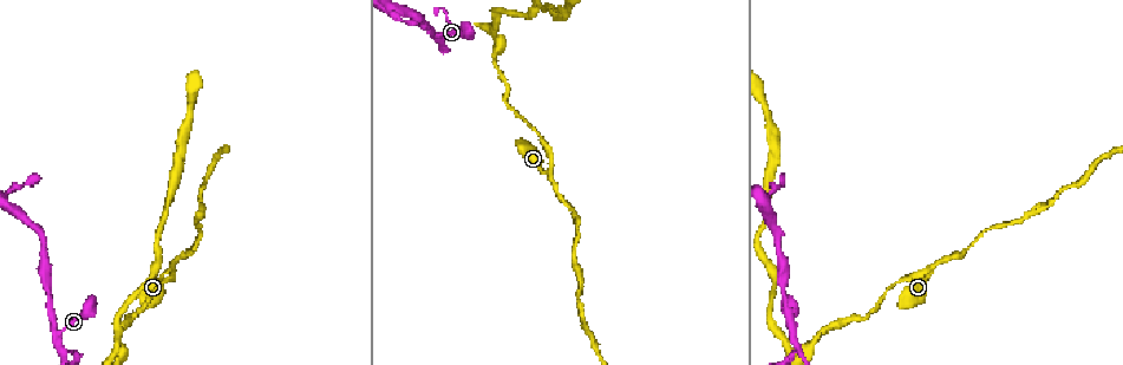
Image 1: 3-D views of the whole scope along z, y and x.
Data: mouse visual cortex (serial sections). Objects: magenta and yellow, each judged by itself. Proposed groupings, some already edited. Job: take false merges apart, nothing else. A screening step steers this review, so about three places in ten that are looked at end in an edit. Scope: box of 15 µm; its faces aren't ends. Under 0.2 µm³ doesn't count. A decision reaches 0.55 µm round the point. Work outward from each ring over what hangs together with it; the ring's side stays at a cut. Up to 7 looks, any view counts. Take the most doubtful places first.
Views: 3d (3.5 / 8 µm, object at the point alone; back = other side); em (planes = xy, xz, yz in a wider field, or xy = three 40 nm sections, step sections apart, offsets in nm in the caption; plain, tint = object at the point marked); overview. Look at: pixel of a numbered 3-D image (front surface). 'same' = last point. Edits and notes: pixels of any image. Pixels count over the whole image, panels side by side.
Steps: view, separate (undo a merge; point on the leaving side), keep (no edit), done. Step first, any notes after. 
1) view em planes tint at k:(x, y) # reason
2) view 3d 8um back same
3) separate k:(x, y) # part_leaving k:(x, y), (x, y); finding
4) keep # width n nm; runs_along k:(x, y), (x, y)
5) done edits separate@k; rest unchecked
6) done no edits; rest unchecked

view 3d 3.5um at 1:(547, 172) # sharp bend

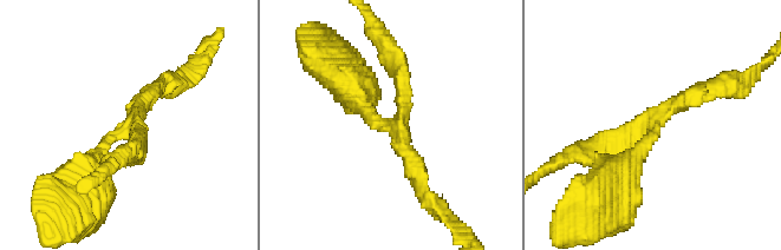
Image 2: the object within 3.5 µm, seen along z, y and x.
view em xy step 1 tint at 2:(395, 118) # arms 3; arm_widths 250, 300, 350 nm; shape alone is not enough

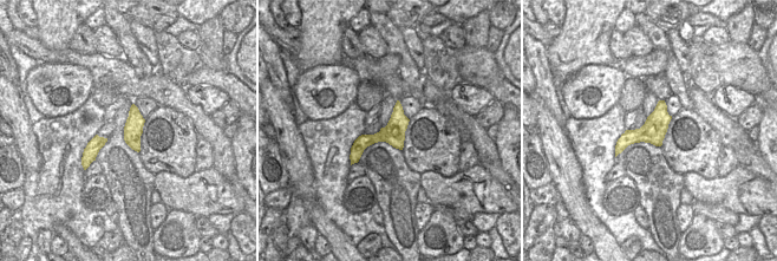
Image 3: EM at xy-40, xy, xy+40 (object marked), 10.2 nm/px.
keep # runs_along 3:(398, 106), (398, 121), (353, 160); all the same cell

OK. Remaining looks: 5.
view 3d 3.5um at 1:(496, 29) # three-way junction

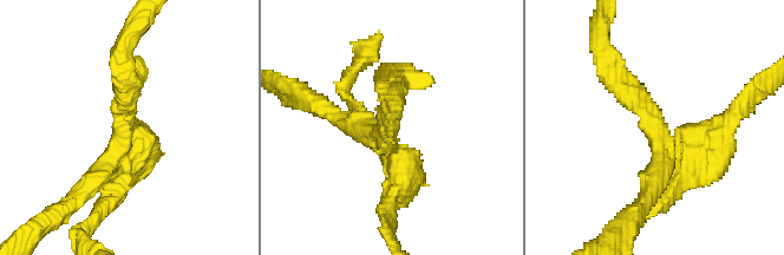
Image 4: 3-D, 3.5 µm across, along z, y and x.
view em xy step 5 tint at 4:(385, 134) # arms 3; arm_widths 200, 300, 350 nm

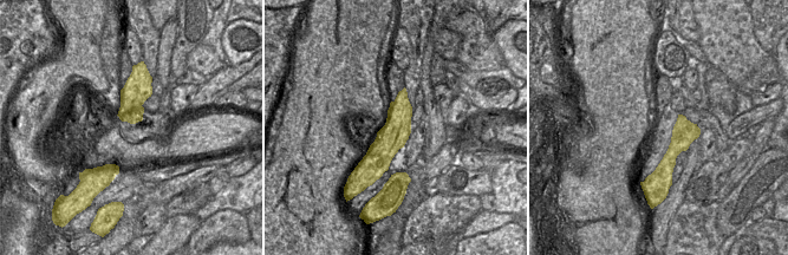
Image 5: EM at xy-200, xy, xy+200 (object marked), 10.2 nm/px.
separate 4:(655, 121) # width 280 nm; part_leaving 4:(666, 156), (654, 119), (606, 61); two cells meet here

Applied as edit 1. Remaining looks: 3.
view 3d 3.5um at 1:(444, 40) # sharp bend

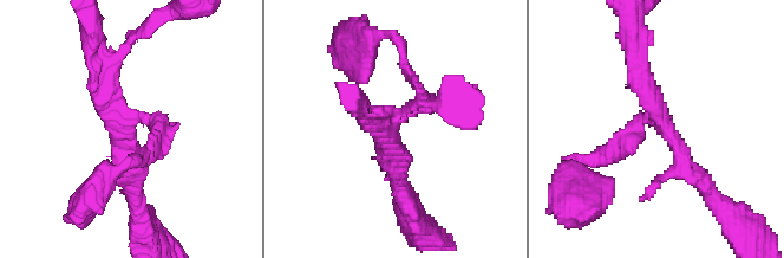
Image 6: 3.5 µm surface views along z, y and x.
view em xy step 2 tint at 6:(127, 119)

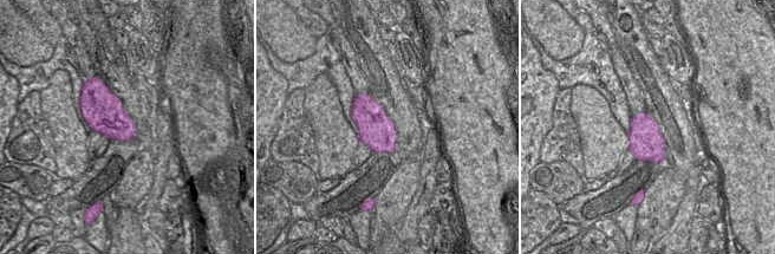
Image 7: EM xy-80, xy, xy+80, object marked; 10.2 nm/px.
keep # runs_along 6:(644, 55), (659, 120), (607, 153); all the same cell

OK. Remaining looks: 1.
done edits separate@4; rest unchecked

